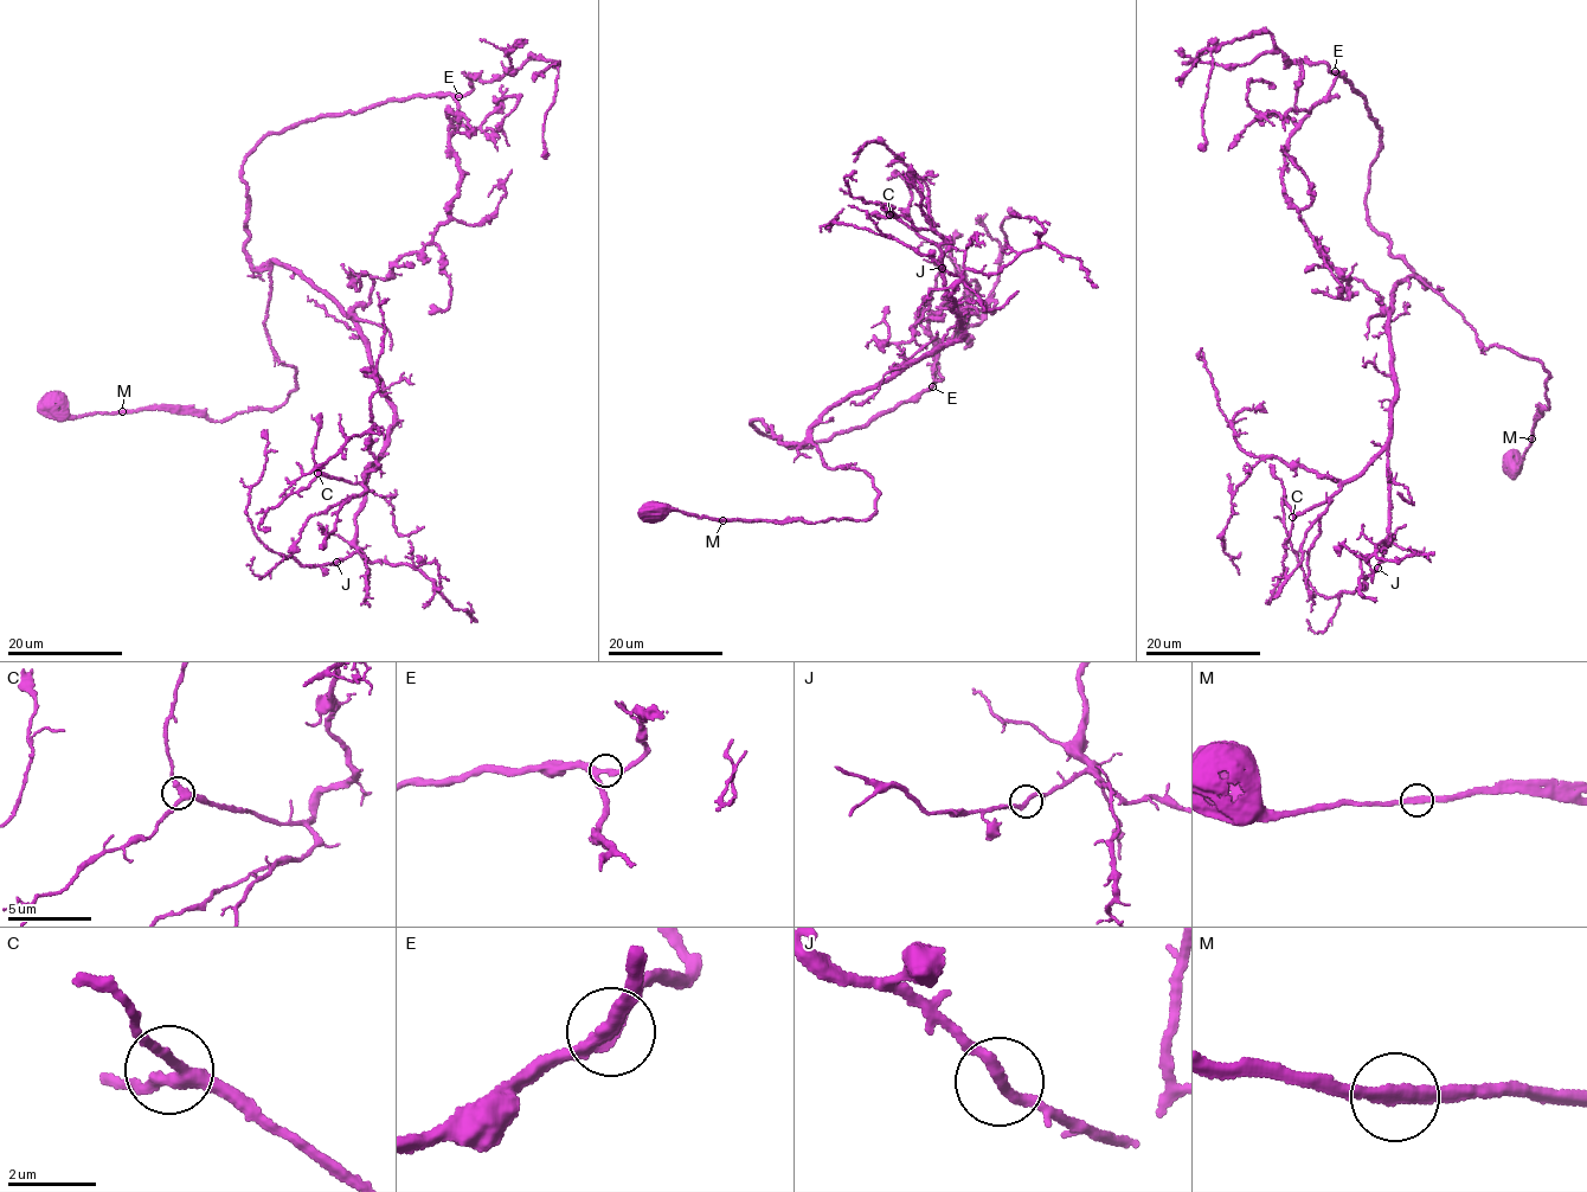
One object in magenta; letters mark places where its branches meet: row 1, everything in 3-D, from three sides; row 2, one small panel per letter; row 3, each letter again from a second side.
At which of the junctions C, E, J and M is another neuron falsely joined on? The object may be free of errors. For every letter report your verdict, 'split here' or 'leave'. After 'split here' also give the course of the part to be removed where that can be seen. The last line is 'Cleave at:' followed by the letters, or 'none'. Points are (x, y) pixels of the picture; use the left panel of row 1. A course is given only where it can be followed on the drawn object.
C: leave
E: leave
J: leave
M: leave
Cleave at: none

